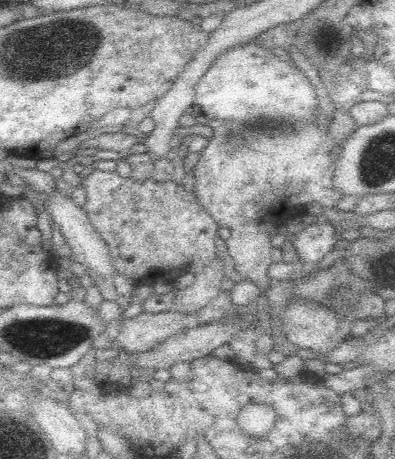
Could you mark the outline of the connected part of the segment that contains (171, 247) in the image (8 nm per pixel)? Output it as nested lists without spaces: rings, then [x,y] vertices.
[[[96,168],[92,174],[82,180],[81,186],[86,189],[87,193],[87,202],[83,208],[86,210],[90,223],[96,228],[96,230],[98,230],[98,233],[102,235],[102,239],[106,241],[110,256],[112,257],[118,274],[122,274],[131,282],[131,278],[136,278],[137,282],[144,287],[148,287],[150,284],[154,284],[157,281],[172,284],[178,277],[187,274],[187,272],[194,275],[198,274],[197,272],[200,272],[203,266],[206,266],[214,257],[219,255],[216,250],[216,245],[214,244],[214,238],[223,232],[219,230],[219,225],[212,219],[212,216],[200,206],[198,200],[194,198],[194,194],[185,190],[181,184],[177,184],[173,180],[168,182],[158,182],[153,179],[144,180],[144,182],[137,182],[133,178],[124,178],[120,176],[116,170],[102,171]]]

